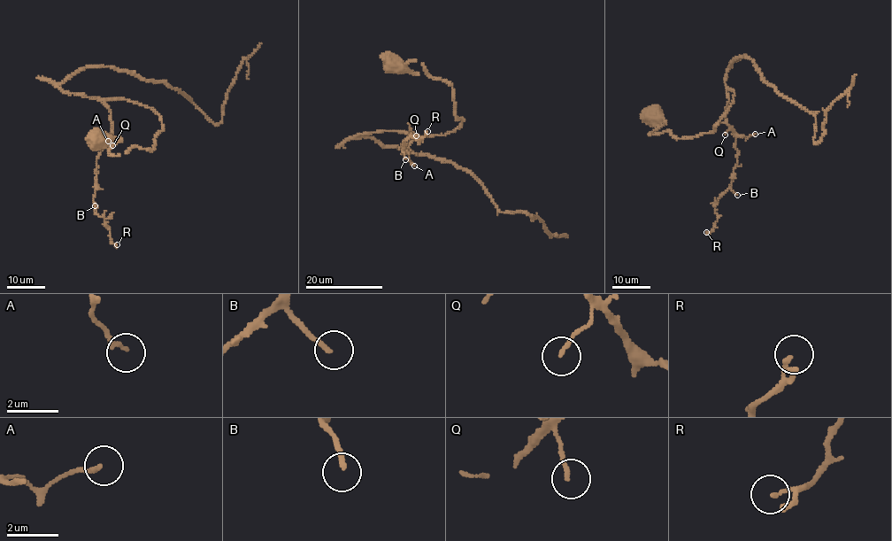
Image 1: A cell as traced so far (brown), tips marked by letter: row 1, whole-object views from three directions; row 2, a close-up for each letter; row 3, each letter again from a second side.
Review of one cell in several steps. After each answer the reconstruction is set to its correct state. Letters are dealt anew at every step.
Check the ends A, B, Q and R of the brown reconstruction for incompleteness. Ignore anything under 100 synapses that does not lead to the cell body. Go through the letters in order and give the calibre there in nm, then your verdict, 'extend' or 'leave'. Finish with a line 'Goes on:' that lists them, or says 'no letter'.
A: 140 nm | leave
B: 180 nm | leave
Q: 140 nm | leave
R: 110 nm | leave
Goes on: no letter

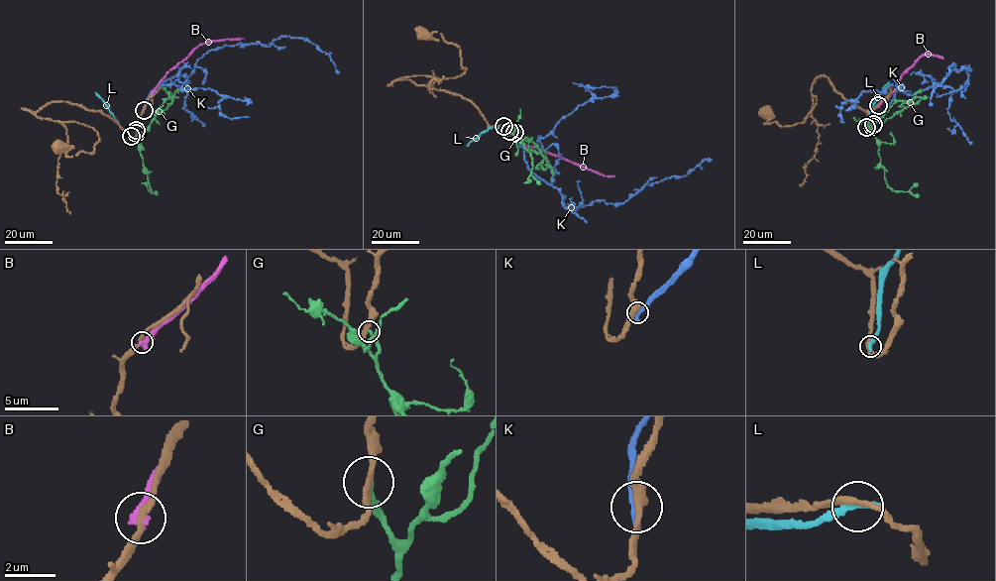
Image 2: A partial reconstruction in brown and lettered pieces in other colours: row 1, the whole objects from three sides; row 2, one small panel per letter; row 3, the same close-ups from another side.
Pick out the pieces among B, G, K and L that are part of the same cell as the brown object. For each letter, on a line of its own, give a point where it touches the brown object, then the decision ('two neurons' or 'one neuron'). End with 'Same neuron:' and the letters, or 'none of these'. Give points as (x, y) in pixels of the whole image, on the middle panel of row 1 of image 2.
B: (514, 132) | two neurons
G: (509, 130) | two neurons
K: (509, 131) | two neurons
L: (503, 126) | two neurons
Same neuron: none of these

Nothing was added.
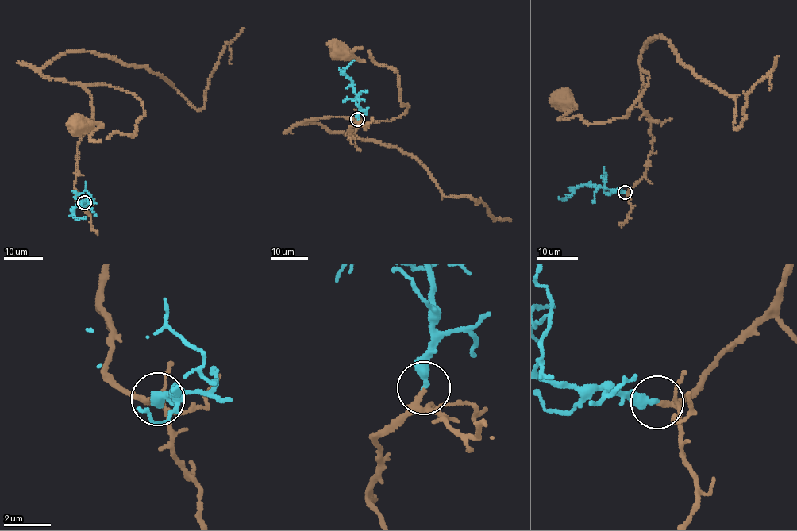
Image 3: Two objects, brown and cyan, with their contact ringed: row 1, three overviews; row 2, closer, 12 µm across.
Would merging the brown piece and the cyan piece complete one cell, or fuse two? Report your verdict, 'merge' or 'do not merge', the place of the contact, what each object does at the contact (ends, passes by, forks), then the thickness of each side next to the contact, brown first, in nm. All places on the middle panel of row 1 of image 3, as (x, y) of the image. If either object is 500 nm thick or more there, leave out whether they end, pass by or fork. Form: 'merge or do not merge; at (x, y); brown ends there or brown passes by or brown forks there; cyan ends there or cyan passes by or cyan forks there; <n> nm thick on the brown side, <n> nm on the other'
merge; at (357, 119); brown passes by; cyan ends there; 170 nm thick on the brown side, 360 nm on the other

